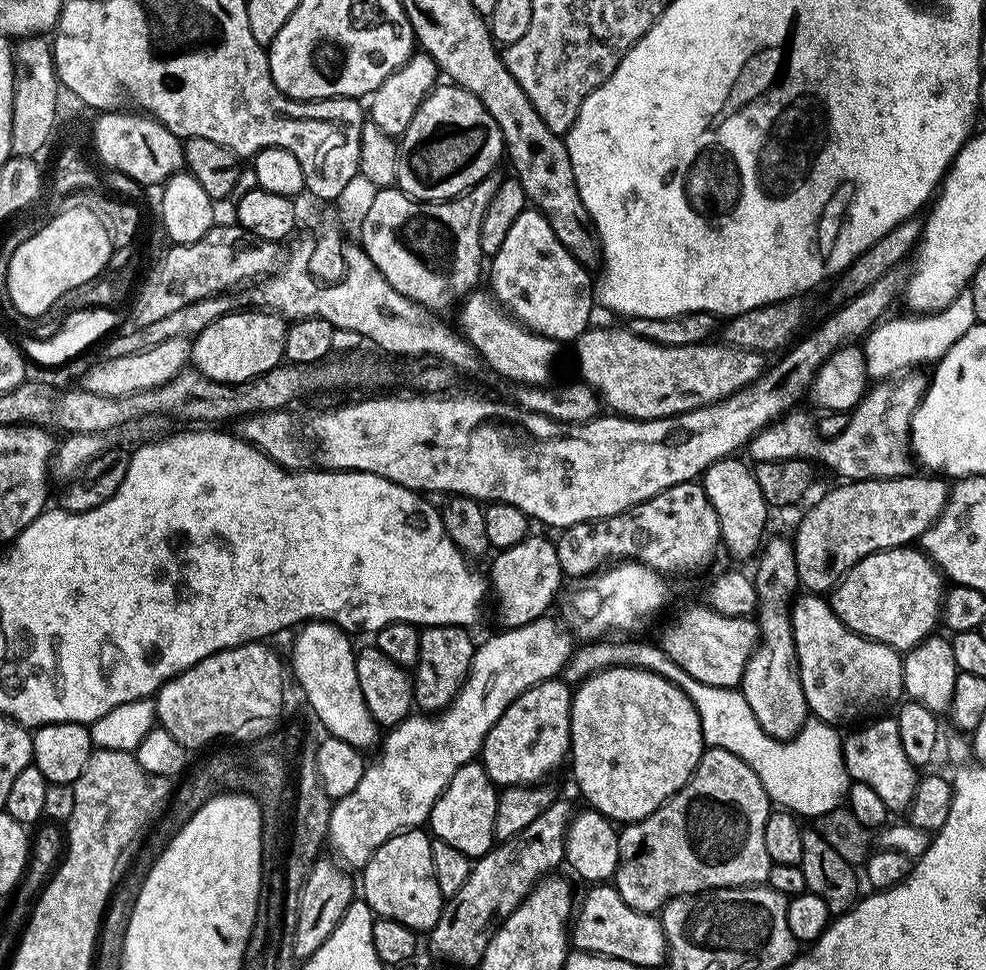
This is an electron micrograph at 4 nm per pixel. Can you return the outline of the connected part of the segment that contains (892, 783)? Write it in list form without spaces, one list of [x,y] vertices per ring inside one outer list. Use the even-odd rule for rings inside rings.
[[[894,718],[876,720],[857,732],[845,735],[842,740],[844,746],[844,765],[849,777],[858,783],[870,786],[882,798],[889,813],[907,813],[912,805],[918,768],[906,758],[906,750],[902,747],[902,738],[898,735],[898,722]]]

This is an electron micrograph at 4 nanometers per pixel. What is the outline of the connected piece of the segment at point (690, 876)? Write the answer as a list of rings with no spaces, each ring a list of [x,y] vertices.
[[[705,747],[704,752],[700,755],[700,764],[696,767],[696,771],[661,808],[654,810],[654,814],[641,820],[633,820],[632,823],[623,825],[619,829],[618,866],[616,867],[614,886],[618,890],[618,894],[622,894],[622,902],[626,902],[626,906],[630,906],[636,912],[656,914],[675,896],[690,897],[702,892],[713,892],[716,888],[746,888],[763,885],[767,881],[773,865],[770,854],[766,854],[766,818],[769,811],[770,801],[762,782],[758,782],[758,774],[754,774],[754,770],[750,770],[750,766],[746,766],[746,762],[742,762],[742,758],[730,754],[730,750]]]

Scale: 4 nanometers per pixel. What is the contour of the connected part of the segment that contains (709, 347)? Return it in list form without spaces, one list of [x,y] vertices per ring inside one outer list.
[[[627,327],[596,328],[577,336],[574,341],[576,360],[580,363],[579,379],[589,384],[608,404],[613,413],[633,420],[662,419],[665,416],[682,415],[695,408],[707,408],[709,404],[726,400],[741,389],[753,384],[766,371],[765,357],[758,352],[747,352],[744,348],[729,348],[723,342],[709,342],[694,346],[662,346],[628,331]]]

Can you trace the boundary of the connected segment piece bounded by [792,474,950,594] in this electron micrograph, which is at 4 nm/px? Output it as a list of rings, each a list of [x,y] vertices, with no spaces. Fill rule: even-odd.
[[[913,474],[911,476],[899,476],[893,480],[854,480],[851,482],[840,482],[837,483],[837,488],[832,488],[804,517],[800,520],[800,525],[796,528],[796,536],[794,535],[794,543],[792,549],[794,550],[794,558],[796,559],[796,565],[798,566],[798,578],[800,579],[801,585],[809,593],[824,594],[829,590],[835,588],[836,583],[848,573],[851,568],[855,566],[862,558],[866,558],[870,554],[875,552],[881,552],[887,548],[902,548],[911,545],[913,542],[919,541],[920,536],[923,532],[928,529],[932,523],[934,523],[938,517],[944,512],[944,507],[948,501],[948,493],[950,491],[950,484],[947,479],[941,478],[939,475]]]

